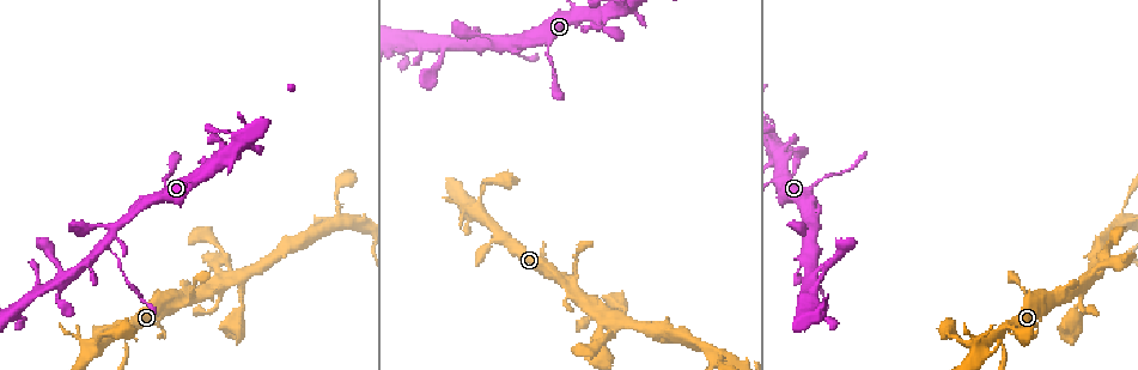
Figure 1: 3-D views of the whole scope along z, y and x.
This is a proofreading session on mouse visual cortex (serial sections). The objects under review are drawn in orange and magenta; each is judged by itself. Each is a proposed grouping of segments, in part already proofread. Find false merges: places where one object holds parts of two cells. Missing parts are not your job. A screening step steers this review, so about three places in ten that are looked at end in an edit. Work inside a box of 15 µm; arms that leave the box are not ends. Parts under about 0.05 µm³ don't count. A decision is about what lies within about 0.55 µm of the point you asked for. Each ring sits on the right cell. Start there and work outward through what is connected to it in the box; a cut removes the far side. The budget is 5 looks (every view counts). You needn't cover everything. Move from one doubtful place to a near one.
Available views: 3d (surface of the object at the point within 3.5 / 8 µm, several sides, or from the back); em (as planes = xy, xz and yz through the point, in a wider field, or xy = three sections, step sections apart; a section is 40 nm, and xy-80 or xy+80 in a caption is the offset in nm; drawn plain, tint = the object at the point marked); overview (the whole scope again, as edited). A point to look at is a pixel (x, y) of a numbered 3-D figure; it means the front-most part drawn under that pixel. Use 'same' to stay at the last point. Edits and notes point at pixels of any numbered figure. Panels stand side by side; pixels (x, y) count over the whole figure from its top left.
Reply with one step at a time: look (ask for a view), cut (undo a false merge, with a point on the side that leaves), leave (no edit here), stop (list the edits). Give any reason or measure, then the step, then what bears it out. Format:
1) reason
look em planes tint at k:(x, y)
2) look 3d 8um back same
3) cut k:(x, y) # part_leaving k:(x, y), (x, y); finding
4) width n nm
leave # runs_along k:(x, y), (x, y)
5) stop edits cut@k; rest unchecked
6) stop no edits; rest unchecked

side arm on a straight run
look 3d 3.5um at 1:(815, 293)

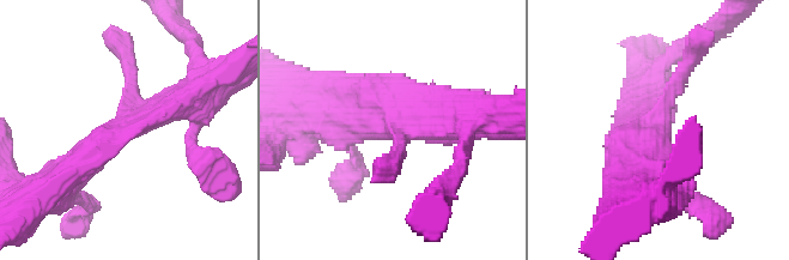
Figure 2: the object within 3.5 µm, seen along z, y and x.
now the EM
look em planes tint at 2:(401, 124)

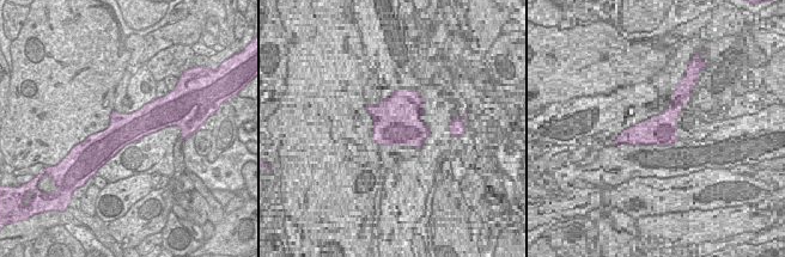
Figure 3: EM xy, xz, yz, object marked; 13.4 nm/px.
leave # runs_along 2:(206, 88), (133, 121), (70, 169); one cell here

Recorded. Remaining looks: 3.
calibre changes
look 3d 3.5um at 1:(115, 255)

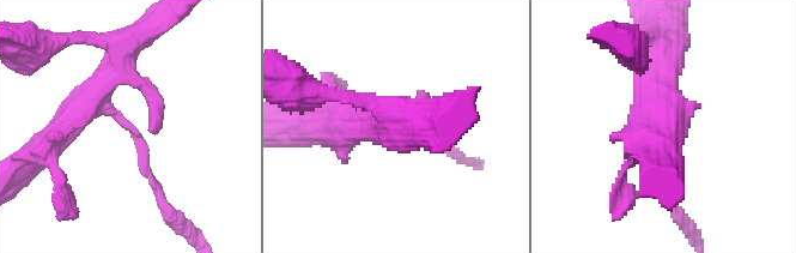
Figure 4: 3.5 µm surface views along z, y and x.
arm_widths 150, 350 nm; shape alone is not enough
look em xy step 1 tint at 4:(133, 131)

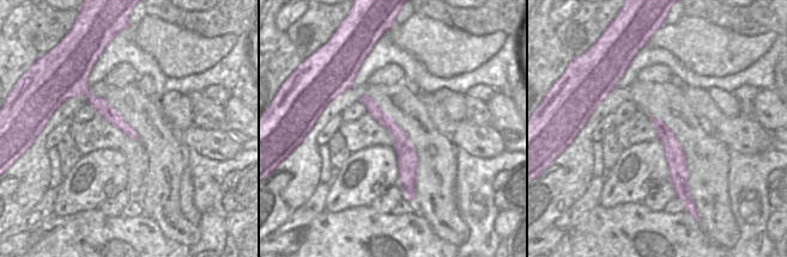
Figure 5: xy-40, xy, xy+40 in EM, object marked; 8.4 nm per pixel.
leave # runs_along 5:(364, 98), (401, 141), (407, 190); one cell here

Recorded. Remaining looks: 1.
stop no edits; rest unchecked

